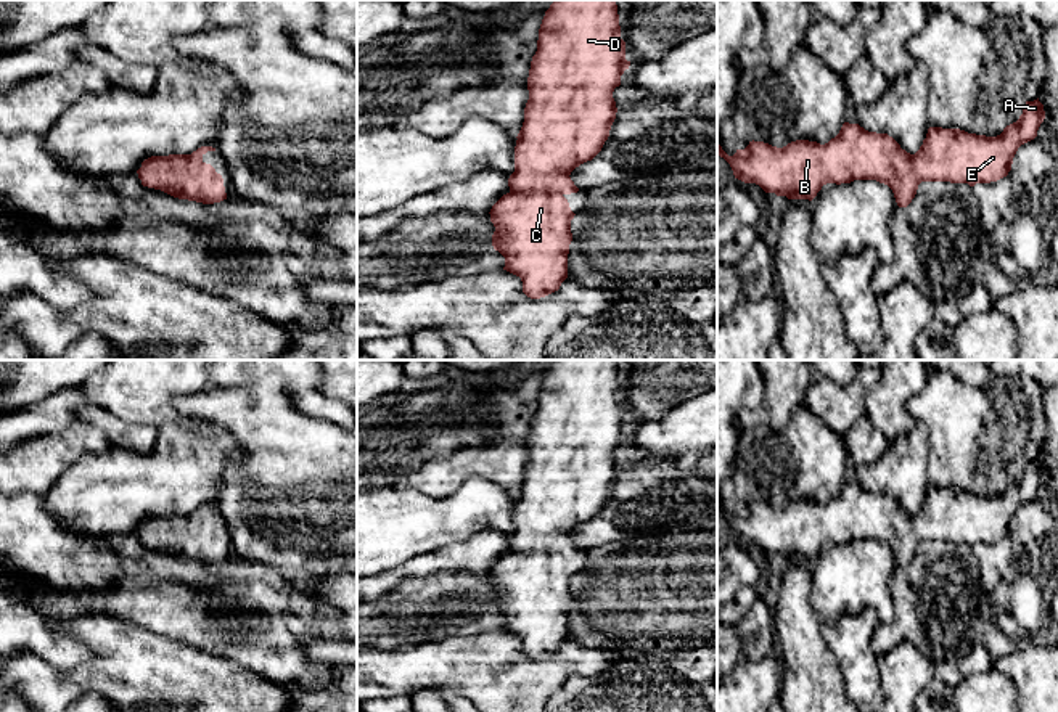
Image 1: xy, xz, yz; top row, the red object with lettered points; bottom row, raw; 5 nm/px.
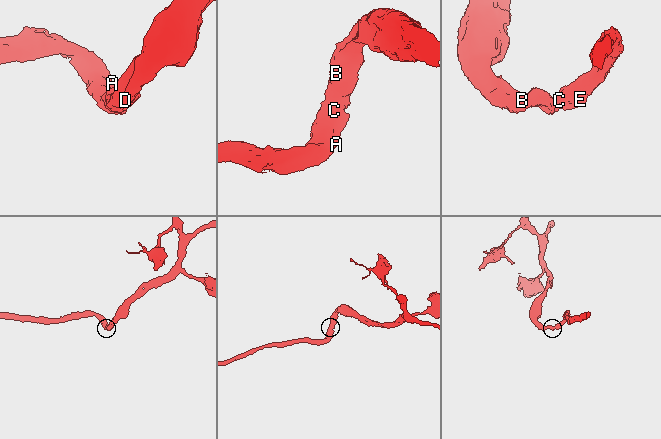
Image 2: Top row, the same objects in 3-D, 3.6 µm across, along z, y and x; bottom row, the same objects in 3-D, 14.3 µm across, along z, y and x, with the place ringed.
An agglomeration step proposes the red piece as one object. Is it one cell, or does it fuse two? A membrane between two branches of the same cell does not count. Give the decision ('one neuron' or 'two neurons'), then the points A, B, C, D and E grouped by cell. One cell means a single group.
one neuron; A B C D E

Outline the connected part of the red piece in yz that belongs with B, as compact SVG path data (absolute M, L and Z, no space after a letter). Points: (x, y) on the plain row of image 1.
M1037 458L1026 461L1019 479L997 497L929 487L915 514L888 493L849 482L825 505L796 500L777 508L752 500L733 516L717 503L717 514L730 524L735 538L788 559L812 561L826 543L876 540L892 550L899 567L907 567L921 542L974 546L1007 537L1018 508L1037 497L1044 479L1044 464Z

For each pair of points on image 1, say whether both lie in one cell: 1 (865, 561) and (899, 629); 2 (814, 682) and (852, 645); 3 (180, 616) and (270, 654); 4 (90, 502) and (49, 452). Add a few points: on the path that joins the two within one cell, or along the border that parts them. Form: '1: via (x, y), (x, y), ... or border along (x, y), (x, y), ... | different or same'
1: border along (888, 581), (893, 617), (883, 624) | different
2: border along (820, 626), (848, 695) | different
3: via (203, 637), (230, 646), (248, 648) | same
4: border along (89, 452), (73, 463), (44, 495) | different

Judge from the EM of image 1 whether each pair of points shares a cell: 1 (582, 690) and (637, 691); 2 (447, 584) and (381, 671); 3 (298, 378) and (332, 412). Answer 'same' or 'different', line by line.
1: same
2: different
3: same

